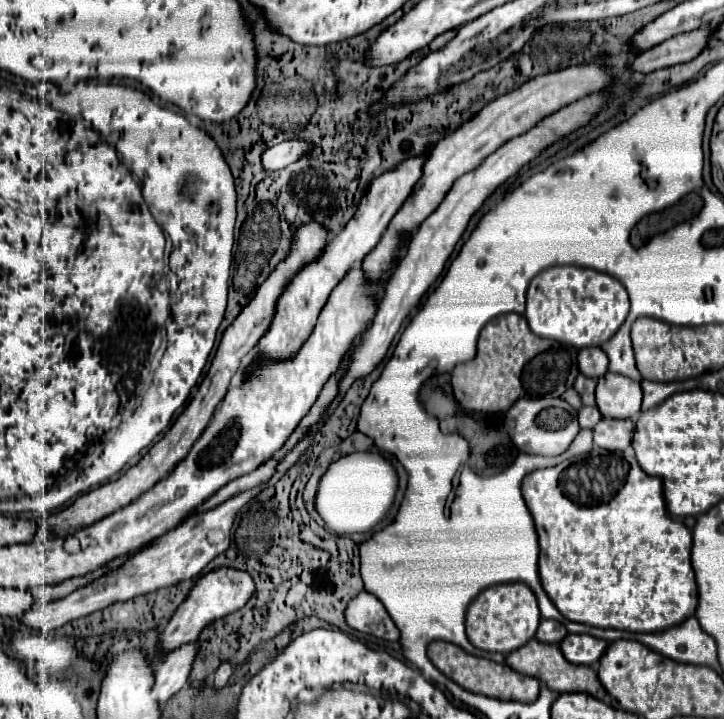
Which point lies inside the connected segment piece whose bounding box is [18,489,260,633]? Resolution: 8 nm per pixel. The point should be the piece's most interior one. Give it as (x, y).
(186, 550)

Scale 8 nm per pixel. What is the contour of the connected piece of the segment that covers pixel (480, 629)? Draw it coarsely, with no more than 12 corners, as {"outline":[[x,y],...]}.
{"outline":[[524,583],[484,589],[466,611],[468,641],[508,655],[536,635]]}

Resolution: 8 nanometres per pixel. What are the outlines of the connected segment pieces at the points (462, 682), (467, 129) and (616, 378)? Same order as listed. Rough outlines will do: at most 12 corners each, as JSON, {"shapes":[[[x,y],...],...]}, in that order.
{"shapes":[[[446,641],[428,659],[472,693],[532,703],[540,683]],[[598,65],[540,75],[428,153],[362,261],[386,287],[408,239],[464,173],[560,107],[602,89]],[[618,373],[596,385],[602,417],[640,413],[642,387]]]}

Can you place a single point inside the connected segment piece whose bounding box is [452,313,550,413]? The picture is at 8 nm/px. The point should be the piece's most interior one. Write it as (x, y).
(490, 382)

